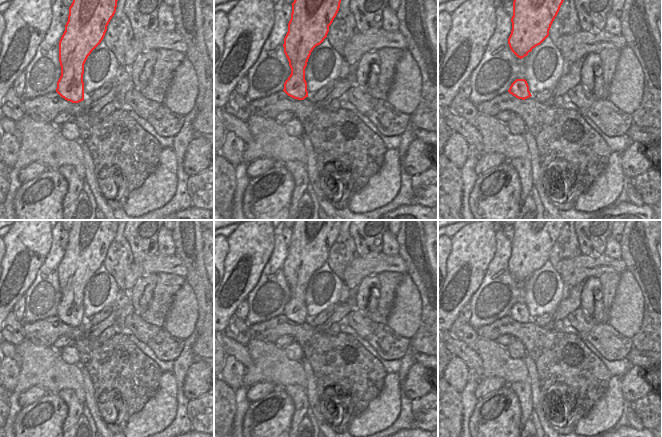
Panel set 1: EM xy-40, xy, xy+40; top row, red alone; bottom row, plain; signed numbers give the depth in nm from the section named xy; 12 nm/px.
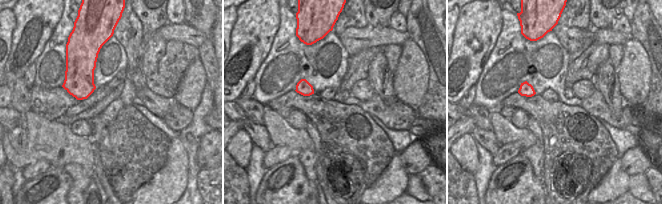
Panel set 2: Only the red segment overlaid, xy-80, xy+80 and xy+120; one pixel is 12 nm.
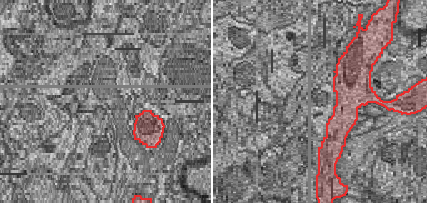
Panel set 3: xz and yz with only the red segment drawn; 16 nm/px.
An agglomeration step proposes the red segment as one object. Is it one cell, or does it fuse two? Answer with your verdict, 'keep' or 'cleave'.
keep

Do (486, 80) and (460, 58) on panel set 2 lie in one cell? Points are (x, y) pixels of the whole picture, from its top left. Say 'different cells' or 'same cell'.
different cells

